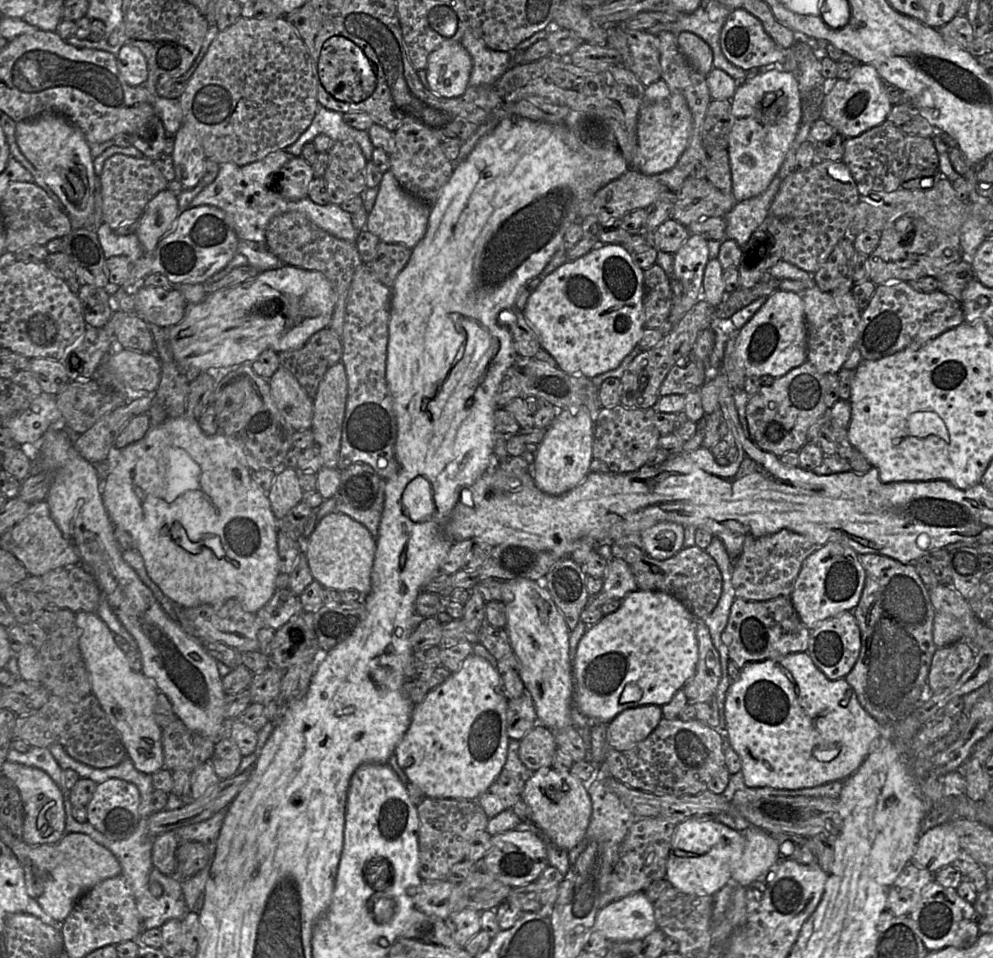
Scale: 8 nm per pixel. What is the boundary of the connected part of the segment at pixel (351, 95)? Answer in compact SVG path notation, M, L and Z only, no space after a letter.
M339 35L332 36L325 42L318 71L322 85L334 98L342 102L364 101L373 94L377 85L374 67L364 52L354 42Z

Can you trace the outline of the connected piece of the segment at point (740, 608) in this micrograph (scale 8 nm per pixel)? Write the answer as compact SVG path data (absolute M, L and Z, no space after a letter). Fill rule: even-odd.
M779 596L766 601L748 601L736 598L730 611L722 639L728 648L729 659L742 670L747 664L764 661L790 653L807 652L811 630L799 618L790 596Z

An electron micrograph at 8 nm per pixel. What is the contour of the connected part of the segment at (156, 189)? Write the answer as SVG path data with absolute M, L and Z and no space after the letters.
M115 154L108 158L100 176L103 200L103 222L116 230L121 225L139 220L150 200L167 188L167 180L149 158Z

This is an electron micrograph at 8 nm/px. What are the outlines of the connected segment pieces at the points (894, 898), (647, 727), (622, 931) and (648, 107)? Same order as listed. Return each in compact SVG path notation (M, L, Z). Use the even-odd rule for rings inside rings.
M914 863L907 864L889 888L886 900L886 910L895 916L908 916L915 910L919 903L922 889L933 880L934 874L927 869L919 867Z
M644 705L619 713L607 724L609 749L628 750L645 740L662 719L661 707Z
M643 891L630 894L601 908L594 929L610 942L643 940L658 928L653 903Z
M659 79L646 87L637 124L639 170L655 175L673 168L687 148L692 130L692 115L684 96Z

